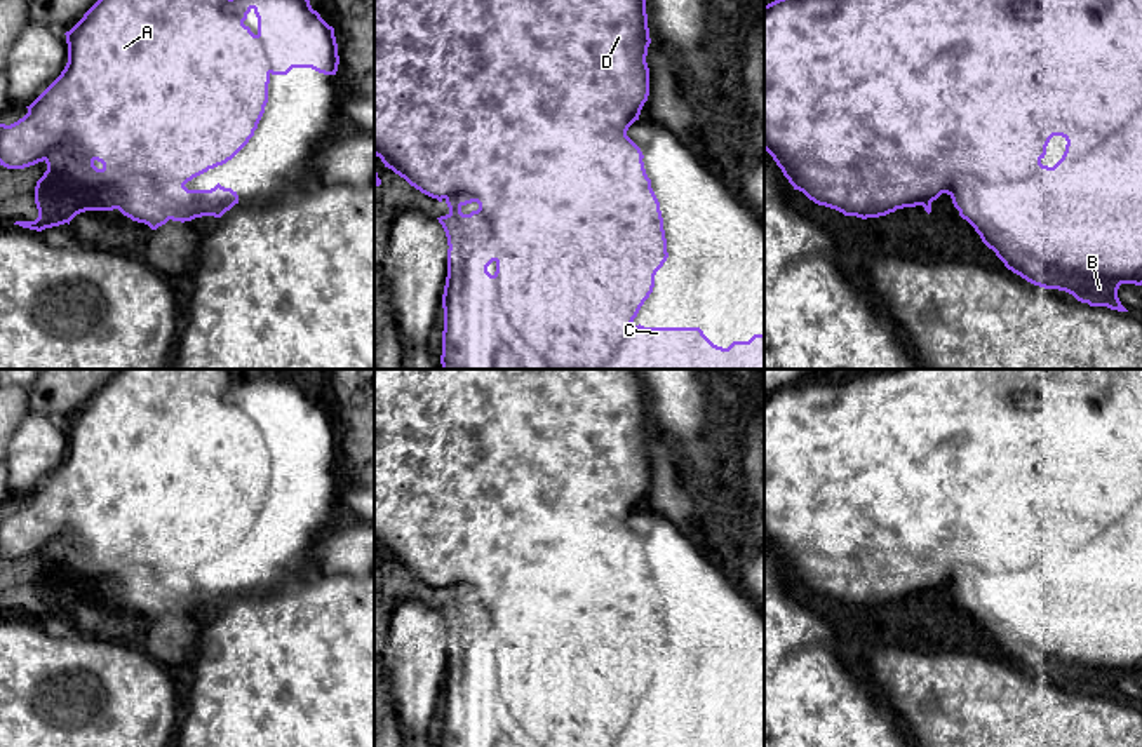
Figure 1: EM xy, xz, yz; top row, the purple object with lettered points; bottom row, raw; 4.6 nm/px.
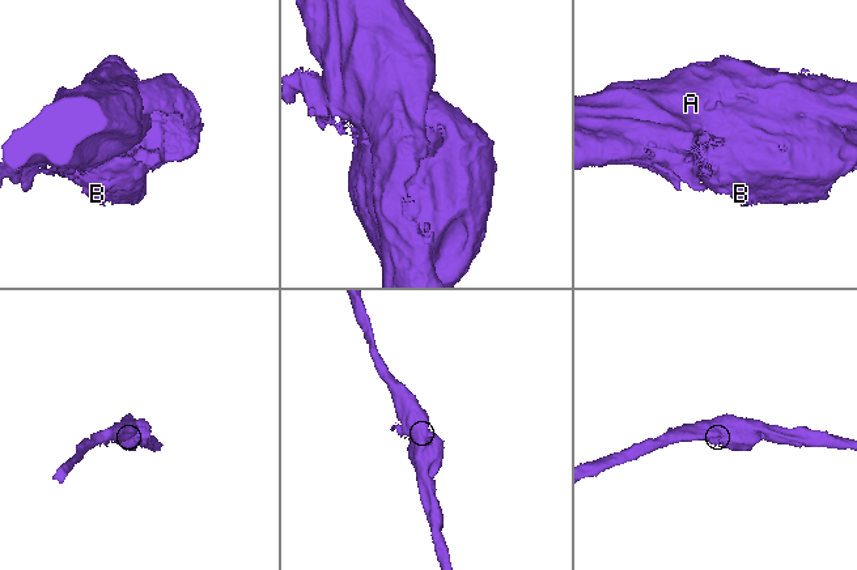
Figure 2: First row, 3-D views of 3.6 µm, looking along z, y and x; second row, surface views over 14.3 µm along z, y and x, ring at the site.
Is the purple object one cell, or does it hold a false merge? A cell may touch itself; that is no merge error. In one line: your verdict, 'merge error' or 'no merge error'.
no merge error

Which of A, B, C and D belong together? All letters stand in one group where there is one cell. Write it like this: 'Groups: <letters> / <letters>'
Groups: A B C D

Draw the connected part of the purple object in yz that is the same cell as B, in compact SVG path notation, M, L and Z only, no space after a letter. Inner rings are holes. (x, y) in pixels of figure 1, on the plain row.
M874 369L860 374L850 373L848 378L843 373L834 373L778 388L764 395L764 540L773 547L794 580L844 606L879 608L916 596L923 596L930 604L931 592L947 583L959 606L975 618L982 632L1013 663L1034 676L1065 681L1090 697L1128 702L1118 688L1119 676L1142 676L1142 369ZM1053 526L1062 526L1067 535L1062 548L1048 557L1041 550Z

